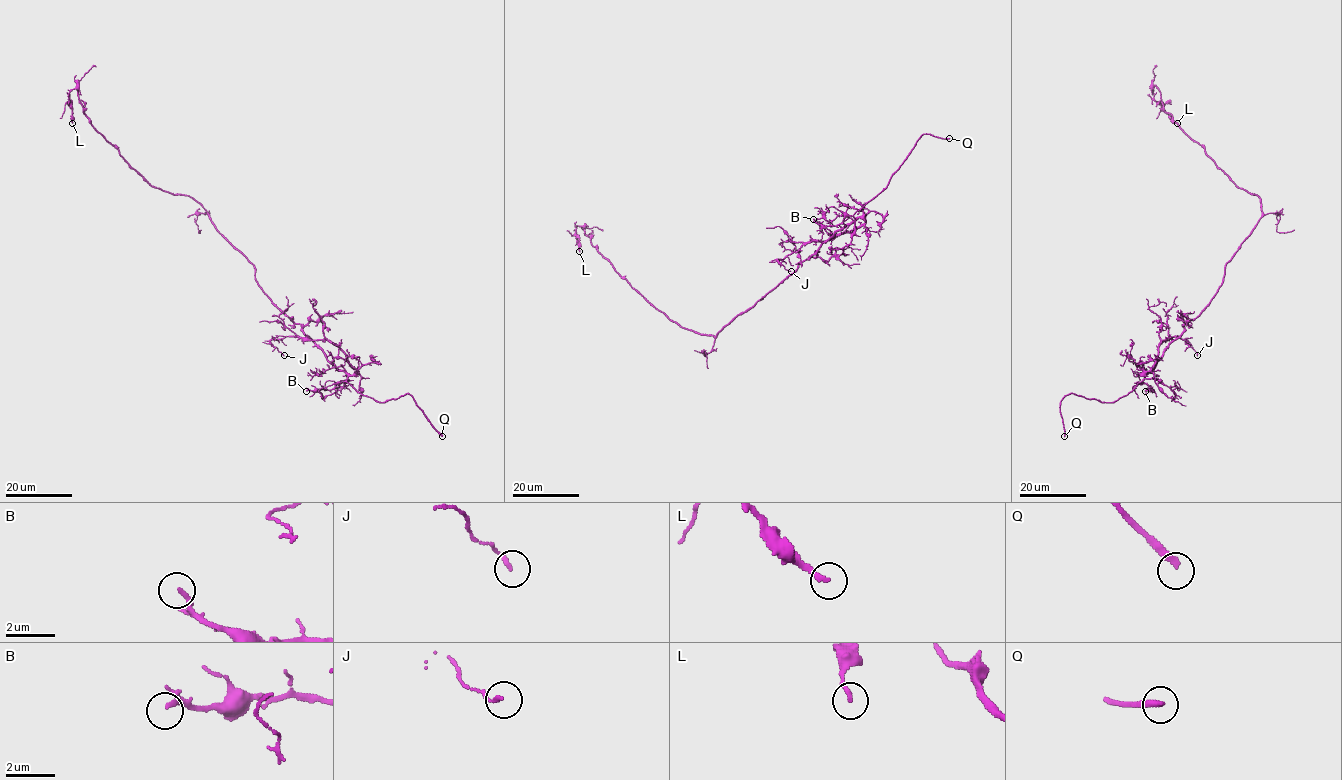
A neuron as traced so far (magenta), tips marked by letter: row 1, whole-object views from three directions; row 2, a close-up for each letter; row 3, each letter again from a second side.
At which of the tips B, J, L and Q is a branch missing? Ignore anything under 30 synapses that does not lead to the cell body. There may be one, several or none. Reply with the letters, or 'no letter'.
Q

